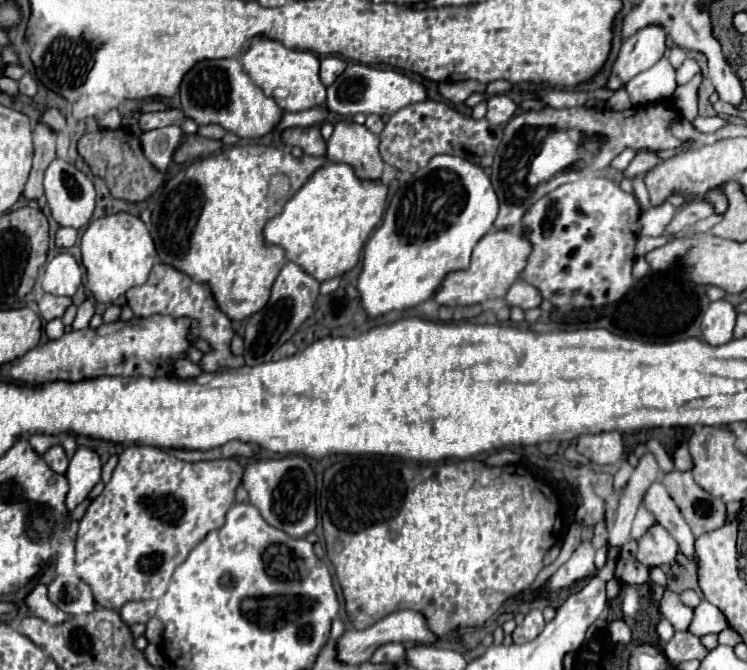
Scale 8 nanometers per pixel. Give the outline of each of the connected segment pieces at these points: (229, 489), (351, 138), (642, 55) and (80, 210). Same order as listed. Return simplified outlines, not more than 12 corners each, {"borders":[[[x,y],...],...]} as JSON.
{"borders":[[[128,446],[76,538],[96,604],[160,598],[224,524],[234,458]],[[338,122],[328,160],[346,162],[360,180],[378,180],[384,162],[378,136]],[[646,26],[628,38],[612,64],[606,88],[620,90],[654,66],[666,32]],[[54,158],[44,172],[52,218],[88,224],[96,192],[76,166]]]}

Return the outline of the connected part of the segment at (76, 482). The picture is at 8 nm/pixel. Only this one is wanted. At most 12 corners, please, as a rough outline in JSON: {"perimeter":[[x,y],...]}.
{"perimeter":[[80,446],[66,478],[70,512],[100,482],[100,456]]}

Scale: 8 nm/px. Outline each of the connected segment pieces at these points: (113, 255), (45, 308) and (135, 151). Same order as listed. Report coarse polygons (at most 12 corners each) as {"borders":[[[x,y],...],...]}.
{"borders":[[[130,212],[92,220],[80,238],[98,302],[144,284],[156,260]],[[44,294],[38,302],[44,322],[62,318],[72,298]],[[88,132],[78,154],[114,198],[146,200],[164,182],[136,134]]]}

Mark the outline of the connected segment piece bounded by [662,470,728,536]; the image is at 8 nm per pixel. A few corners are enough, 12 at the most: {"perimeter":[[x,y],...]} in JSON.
{"perimeter":[[690,472],[662,474],[662,484],[694,536],[726,524],[726,504]]}

